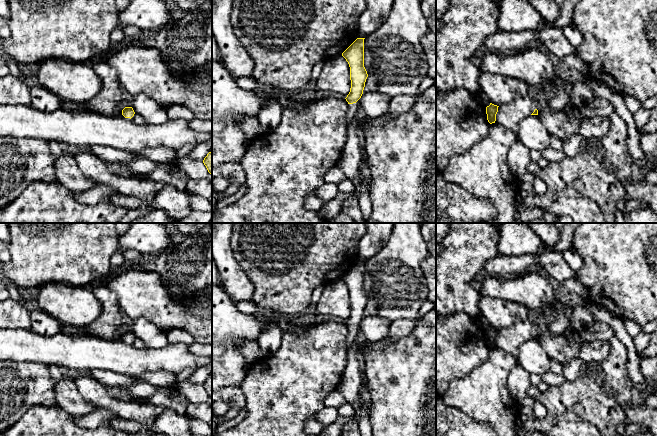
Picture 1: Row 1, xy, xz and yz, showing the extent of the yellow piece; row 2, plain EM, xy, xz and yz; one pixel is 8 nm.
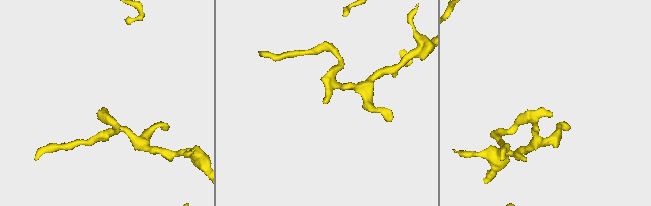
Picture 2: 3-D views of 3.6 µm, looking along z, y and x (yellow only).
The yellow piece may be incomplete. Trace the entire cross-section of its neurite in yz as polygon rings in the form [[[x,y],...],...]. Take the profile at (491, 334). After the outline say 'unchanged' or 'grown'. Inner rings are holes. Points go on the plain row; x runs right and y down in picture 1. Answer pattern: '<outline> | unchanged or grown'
[[[490,327],[490,329],[486,331],[487,344],[490,348],[495,347],[496,345],[496,338],[498,336],[498,331],[499,330],[494,329],[492,327]]] | unchanged

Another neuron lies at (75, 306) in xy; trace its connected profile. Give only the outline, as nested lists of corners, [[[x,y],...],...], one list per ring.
[[[48,282],[37,288],[39,292],[34,306],[63,325],[88,326],[102,312],[102,305],[91,287]]]

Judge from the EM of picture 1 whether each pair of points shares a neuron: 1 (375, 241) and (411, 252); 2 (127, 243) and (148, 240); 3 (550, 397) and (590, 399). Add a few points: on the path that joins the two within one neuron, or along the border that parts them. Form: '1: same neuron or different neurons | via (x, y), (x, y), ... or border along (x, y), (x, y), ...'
1: different neurons | border along (391, 233), (387, 243), (367, 259)
2: same neuron | via (132, 242), (143, 240)
3: same neuron | via (560, 398), (580, 398)

